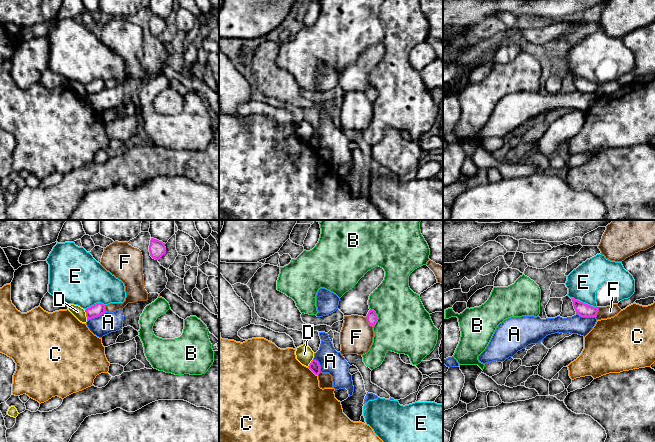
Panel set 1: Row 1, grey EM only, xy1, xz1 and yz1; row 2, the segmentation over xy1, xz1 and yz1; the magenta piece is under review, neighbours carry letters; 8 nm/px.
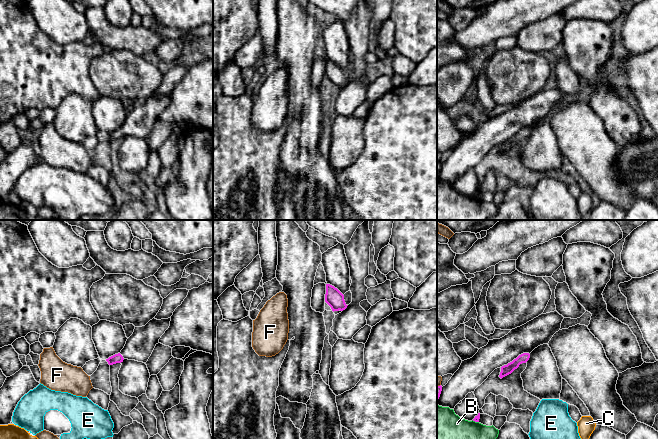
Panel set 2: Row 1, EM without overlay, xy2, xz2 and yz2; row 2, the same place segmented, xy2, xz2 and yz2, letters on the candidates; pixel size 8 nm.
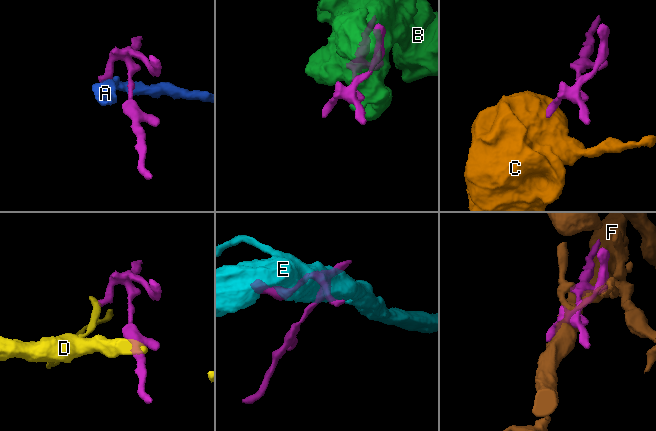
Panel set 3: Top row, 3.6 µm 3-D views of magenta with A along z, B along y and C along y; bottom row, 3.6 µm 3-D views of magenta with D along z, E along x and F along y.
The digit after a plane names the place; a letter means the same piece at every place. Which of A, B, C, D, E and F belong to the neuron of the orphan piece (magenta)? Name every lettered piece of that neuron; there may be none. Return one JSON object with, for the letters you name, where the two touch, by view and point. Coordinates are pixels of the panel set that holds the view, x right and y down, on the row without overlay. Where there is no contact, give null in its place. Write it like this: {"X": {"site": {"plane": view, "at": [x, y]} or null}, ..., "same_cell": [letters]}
{"same_cell": []}

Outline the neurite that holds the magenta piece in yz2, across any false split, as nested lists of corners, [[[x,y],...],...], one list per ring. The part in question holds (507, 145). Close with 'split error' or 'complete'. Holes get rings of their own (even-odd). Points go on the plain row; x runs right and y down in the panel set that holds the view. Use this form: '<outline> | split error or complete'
[[[523,129],[523,130],[519,131],[512,138],[501,143],[501,148],[500,148],[499,153],[502,155],[503,153],[511,150],[515,145],[517,145],[519,143],[520,140],[526,139],[529,136],[529,134],[530,134],[529,129]]] | complete

